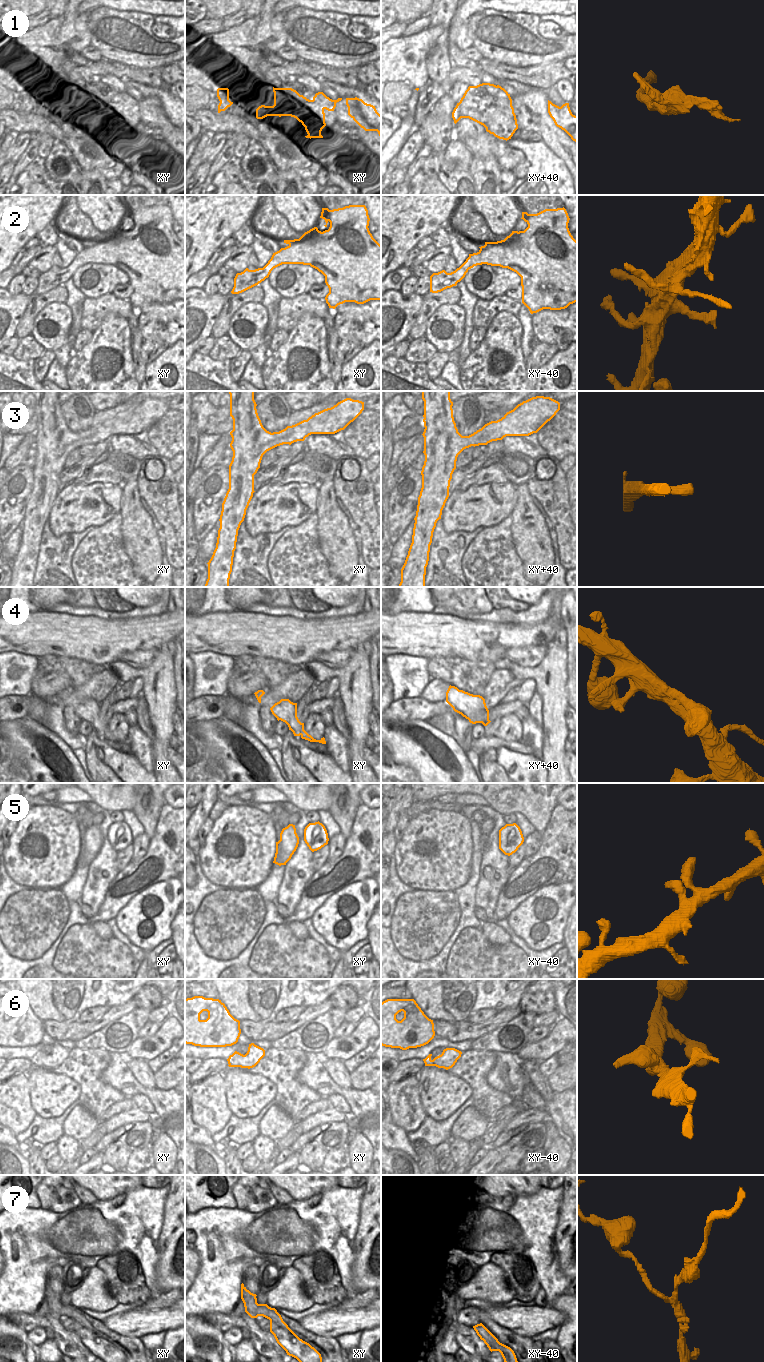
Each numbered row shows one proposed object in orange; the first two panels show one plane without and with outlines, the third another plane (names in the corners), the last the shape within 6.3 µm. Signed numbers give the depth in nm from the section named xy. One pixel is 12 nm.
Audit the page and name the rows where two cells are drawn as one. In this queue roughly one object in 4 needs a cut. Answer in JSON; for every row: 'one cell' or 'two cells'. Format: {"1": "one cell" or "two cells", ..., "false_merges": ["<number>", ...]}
{"1": "two cells", "2": "one cell", "3": "one cell", "4": "one cell", "5": "one cell", "6": "one cell", "7": "one cell", "false_merges": ["1"]}

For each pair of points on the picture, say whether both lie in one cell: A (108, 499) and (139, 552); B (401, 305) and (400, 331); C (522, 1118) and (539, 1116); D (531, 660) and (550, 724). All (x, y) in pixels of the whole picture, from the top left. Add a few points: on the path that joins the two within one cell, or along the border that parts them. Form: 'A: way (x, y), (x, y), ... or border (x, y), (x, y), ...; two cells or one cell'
A: border (122, 489), (121, 508), (118, 512); two cells
B: way (403, 311), (406, 314), (403, 325); one cell
C: way (526, 1117), (535, 1116); one cell
D: border (548, 648), (536, 666), (511, 663); two cells

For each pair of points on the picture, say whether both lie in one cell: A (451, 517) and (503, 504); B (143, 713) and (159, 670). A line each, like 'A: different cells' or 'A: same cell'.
A: same cell
B: different cells

